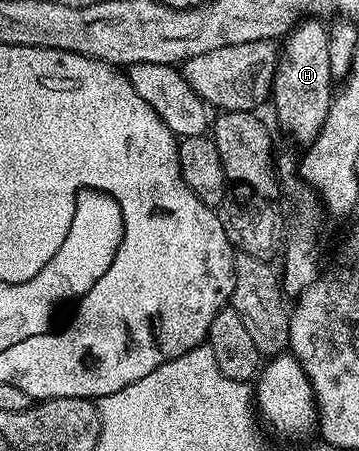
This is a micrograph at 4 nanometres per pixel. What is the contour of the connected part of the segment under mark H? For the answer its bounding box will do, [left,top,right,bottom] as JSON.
[271,19,335,146]

